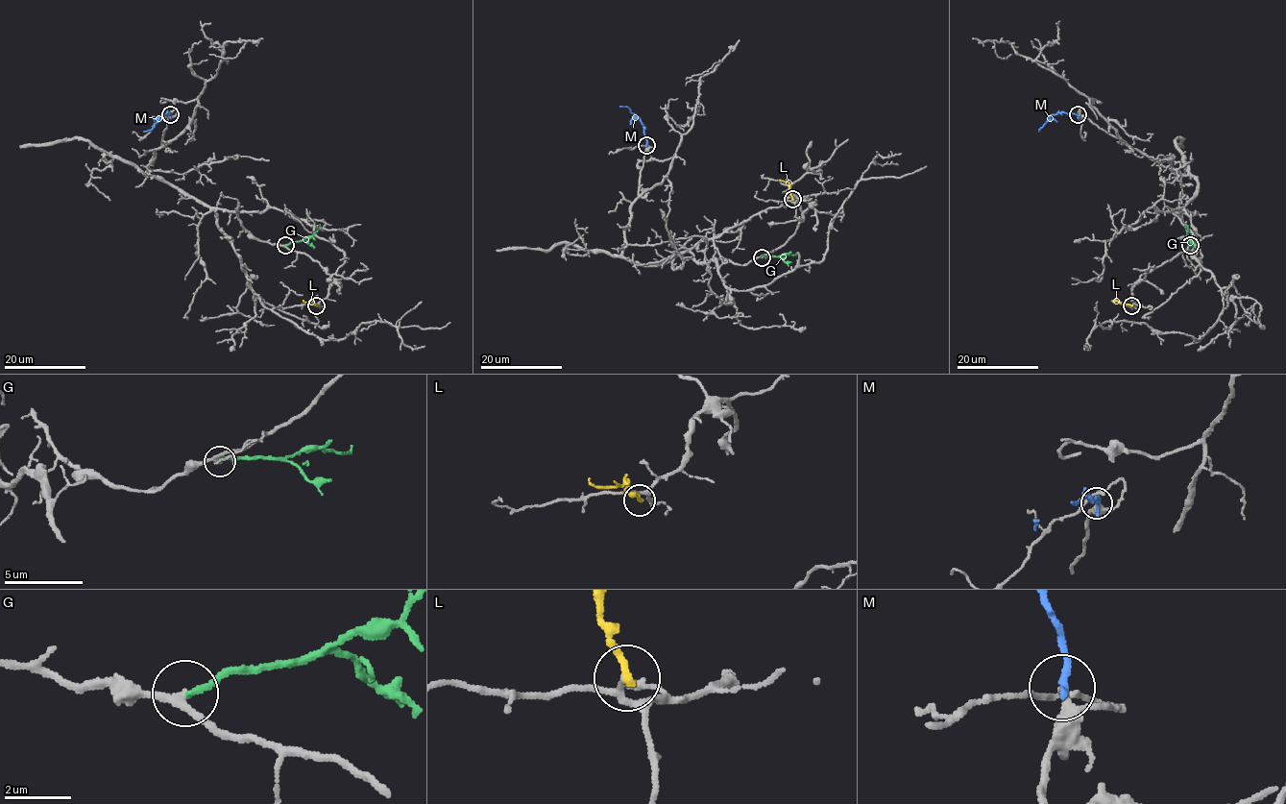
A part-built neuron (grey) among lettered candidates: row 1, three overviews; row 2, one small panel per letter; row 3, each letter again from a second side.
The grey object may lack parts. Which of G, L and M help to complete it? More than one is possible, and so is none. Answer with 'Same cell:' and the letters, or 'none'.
Same cell: M

